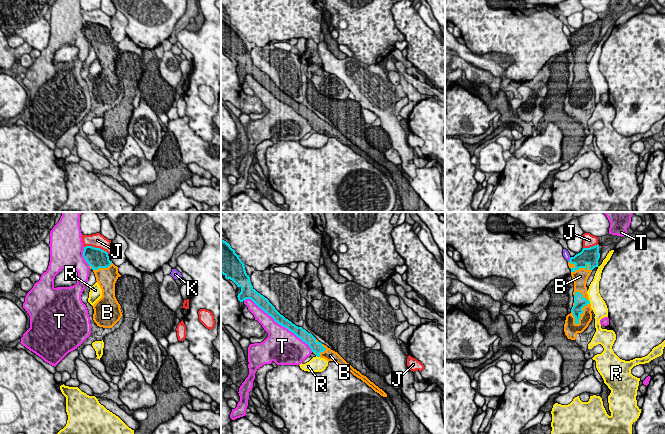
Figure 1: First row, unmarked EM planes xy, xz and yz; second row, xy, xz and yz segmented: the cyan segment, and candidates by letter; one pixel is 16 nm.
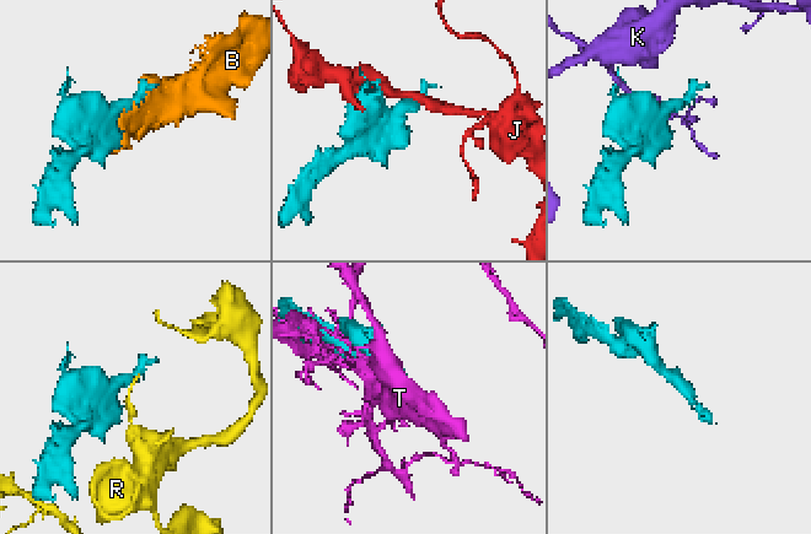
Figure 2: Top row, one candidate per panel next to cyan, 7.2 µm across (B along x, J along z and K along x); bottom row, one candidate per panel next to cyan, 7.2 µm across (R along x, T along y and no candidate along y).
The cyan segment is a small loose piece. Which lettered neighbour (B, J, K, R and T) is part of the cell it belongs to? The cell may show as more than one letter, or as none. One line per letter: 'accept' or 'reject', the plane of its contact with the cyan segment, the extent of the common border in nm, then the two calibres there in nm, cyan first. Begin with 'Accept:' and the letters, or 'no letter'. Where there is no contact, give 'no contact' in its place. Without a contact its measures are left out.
Accept: B
B: accept; meets cyan in yz; contact 400 nm long; 240 nm thick on the cyan side, 240 nm on the other
J: reject; meets cyan in xy; contact 420 nm long; 320 nm thick on the cyan side, 240 nm on the other
K: reject; meets cyan in yz; contact 100 nm long; 240 nm thick on the cyan side, 100 nm on the other
R: reject; meets cyan in xz; contact 70 nm long; 170 nm thick on the cyan side, 240 nm on the other
T: reject; meets cyan in xz; contact 1400 nm long; 160 nm thick on the cyan side, 400 nm on the other

